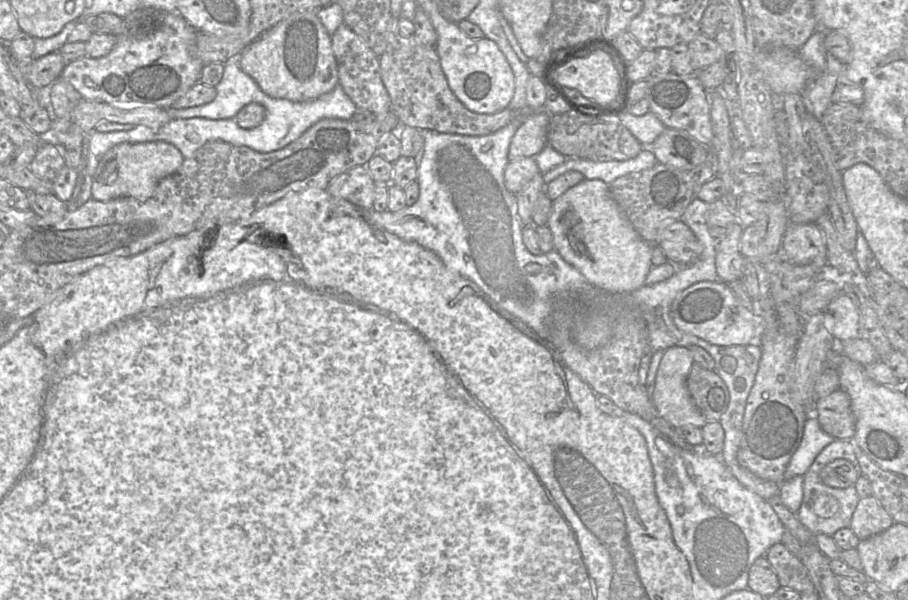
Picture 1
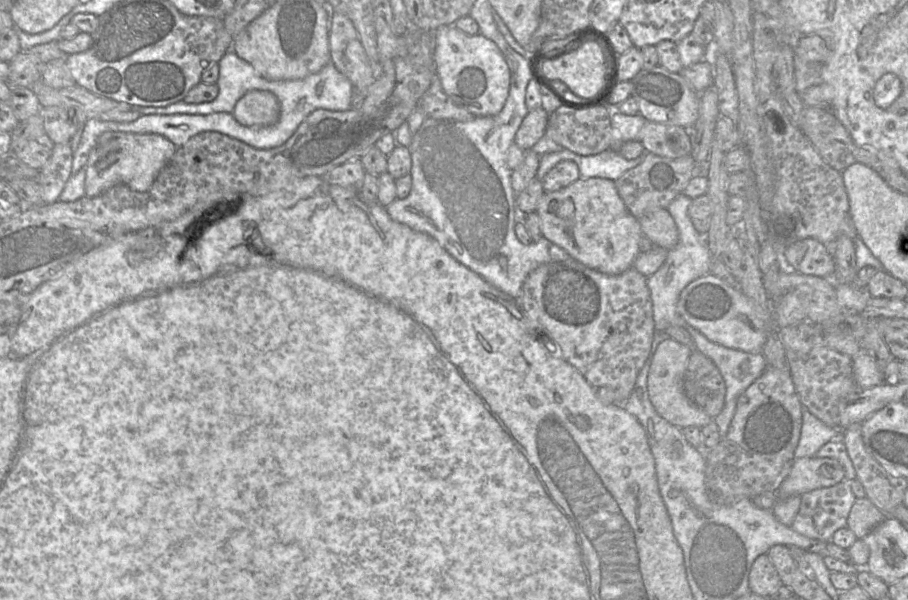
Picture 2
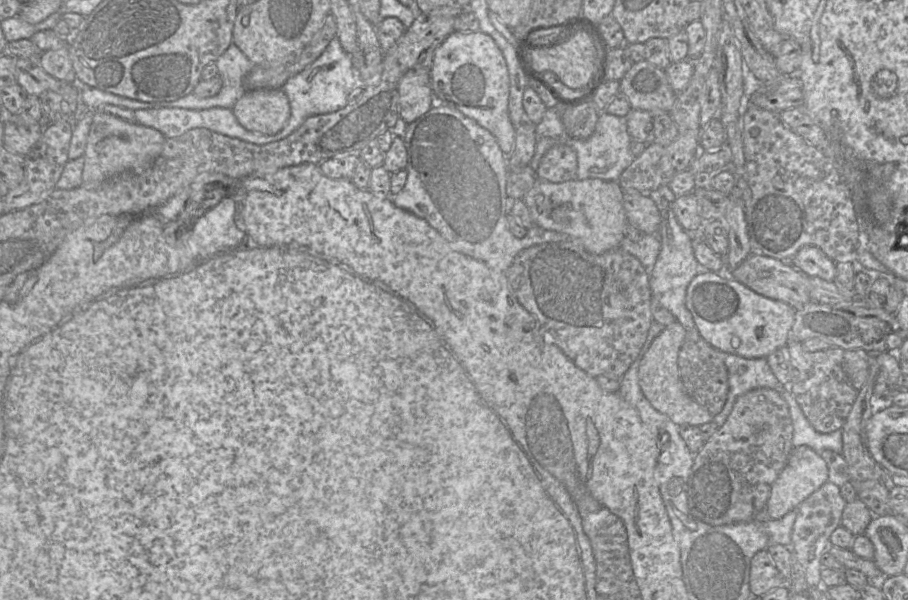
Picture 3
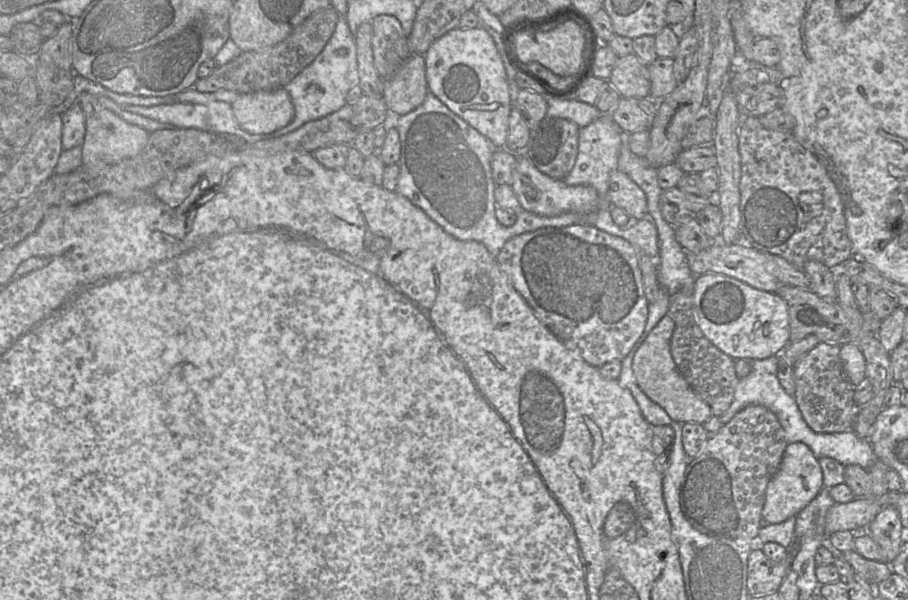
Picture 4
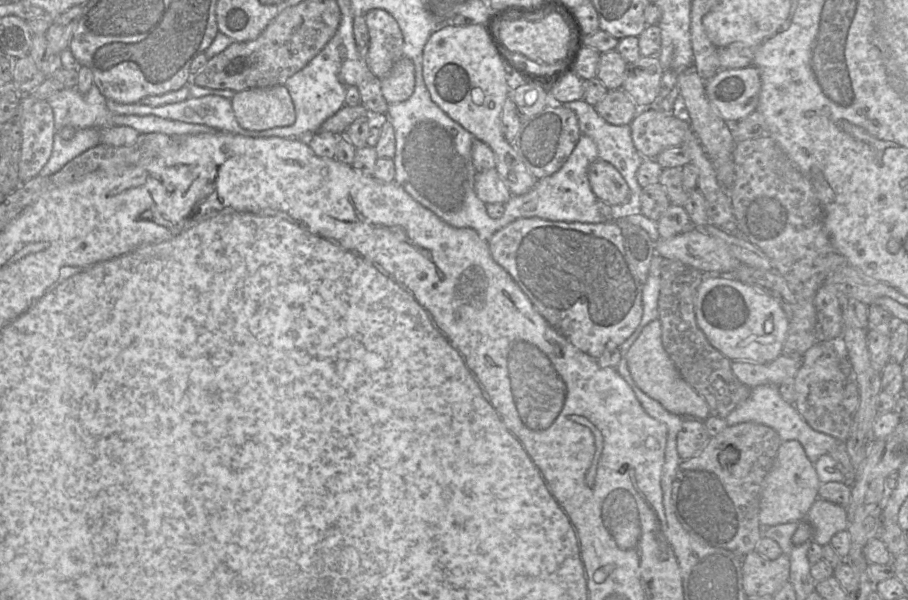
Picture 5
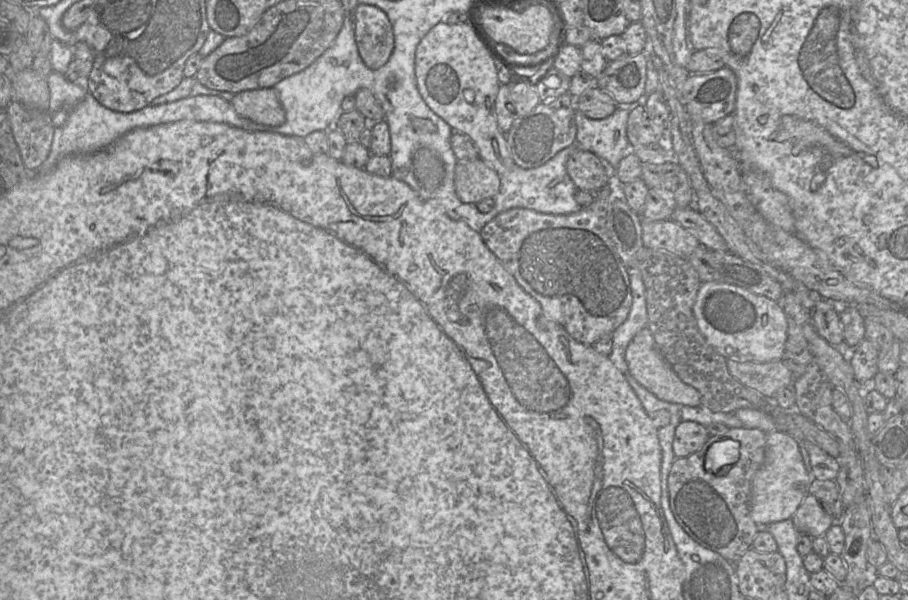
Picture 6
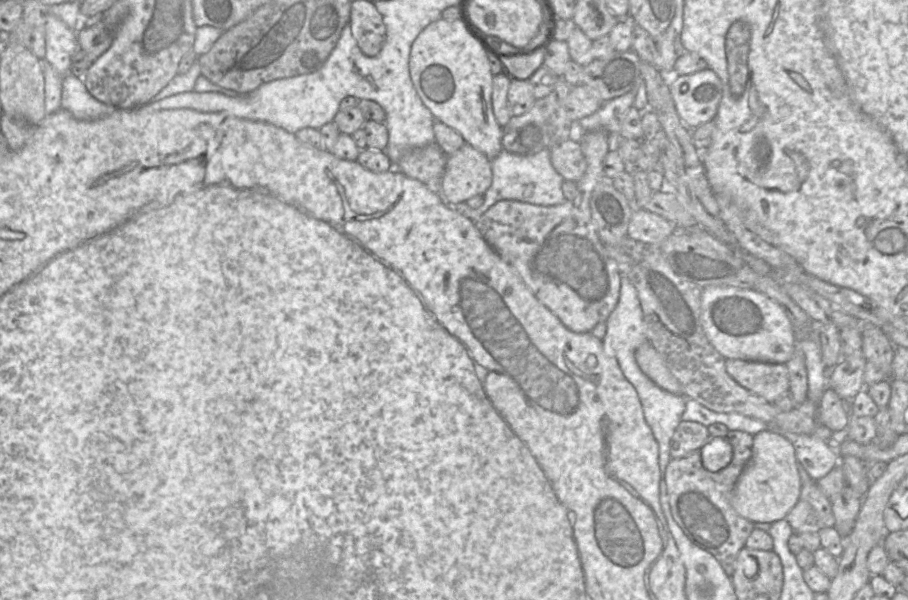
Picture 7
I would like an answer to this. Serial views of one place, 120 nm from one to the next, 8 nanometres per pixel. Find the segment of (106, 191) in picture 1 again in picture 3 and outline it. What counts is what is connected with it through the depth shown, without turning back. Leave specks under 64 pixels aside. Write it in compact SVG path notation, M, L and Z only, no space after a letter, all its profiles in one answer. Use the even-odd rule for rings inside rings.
M95 111L91 123L84 158L82 187L99 185L107 178L124 171L143 172L160 155L166 137L158 130L130 123L117 116Z

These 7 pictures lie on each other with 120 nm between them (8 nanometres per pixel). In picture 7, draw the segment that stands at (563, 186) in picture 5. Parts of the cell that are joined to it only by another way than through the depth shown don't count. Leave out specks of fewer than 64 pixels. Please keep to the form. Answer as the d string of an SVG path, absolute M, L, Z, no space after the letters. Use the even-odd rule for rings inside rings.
M504 149L491 160L492 184L484 194L484 203L478 208L485 212L502 200L516 200L533 205L553 206L566 199L562 192L564 178L554 169L550 149L544 149L532 156L521 156Z

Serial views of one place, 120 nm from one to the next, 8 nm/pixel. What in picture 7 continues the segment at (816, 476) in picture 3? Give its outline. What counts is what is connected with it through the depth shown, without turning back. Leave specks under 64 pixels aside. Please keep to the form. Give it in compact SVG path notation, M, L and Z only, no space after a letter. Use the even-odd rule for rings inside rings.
M762 430L753 436L752 456L730 493L730 503L752 522L772 523L786 517L798 502L801 488L793 444L778 433Z

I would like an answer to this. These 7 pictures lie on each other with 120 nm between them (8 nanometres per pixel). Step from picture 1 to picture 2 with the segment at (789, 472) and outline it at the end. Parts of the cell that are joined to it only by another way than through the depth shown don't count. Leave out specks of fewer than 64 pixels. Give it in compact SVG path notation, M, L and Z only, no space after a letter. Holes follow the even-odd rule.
M803 406L802 428L795 459L812 457L824 444L839 439L842 439L840 429L826 425Z

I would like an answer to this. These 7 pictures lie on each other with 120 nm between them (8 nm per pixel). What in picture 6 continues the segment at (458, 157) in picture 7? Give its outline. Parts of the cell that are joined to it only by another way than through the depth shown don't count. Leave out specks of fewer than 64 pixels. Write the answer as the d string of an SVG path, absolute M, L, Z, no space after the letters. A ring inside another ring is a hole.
M480 158L457 161L454 186L460 201L476 204L485 198L495 198L500 191L501 176Z

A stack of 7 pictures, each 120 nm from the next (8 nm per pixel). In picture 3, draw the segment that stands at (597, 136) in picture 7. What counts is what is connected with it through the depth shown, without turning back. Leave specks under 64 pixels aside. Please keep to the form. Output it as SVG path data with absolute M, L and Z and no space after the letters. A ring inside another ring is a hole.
M568 237L558 242L541 243L520 251L514 258L511 266L505 272L510 290L520 304L532 315L534 315L541 326L551 335L555 343L563 353L581 370L596 378L600 375L622 378L638 357L653 321L651 312L651 289L649 284L649 273L635 256L622 250L620 247L609 250L602 254L594 254L584 248L575 238Z

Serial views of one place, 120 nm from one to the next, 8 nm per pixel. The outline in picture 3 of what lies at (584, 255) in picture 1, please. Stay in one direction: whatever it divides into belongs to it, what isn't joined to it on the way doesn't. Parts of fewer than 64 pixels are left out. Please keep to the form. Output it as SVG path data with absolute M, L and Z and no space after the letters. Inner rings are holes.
M537 177L523 201L536 225L577 239L586 250L602 254L620 247L628 222L623 205L623 191L617 181L598 178L552 183Z

